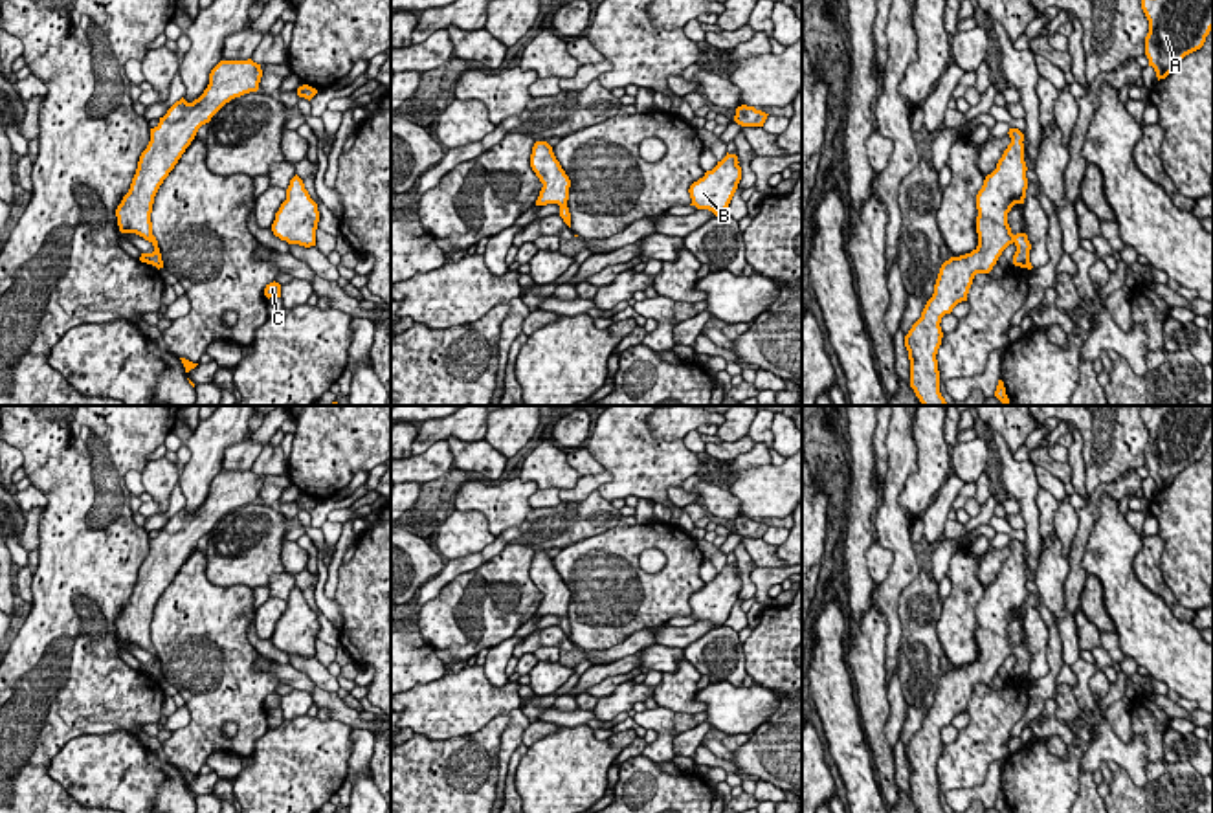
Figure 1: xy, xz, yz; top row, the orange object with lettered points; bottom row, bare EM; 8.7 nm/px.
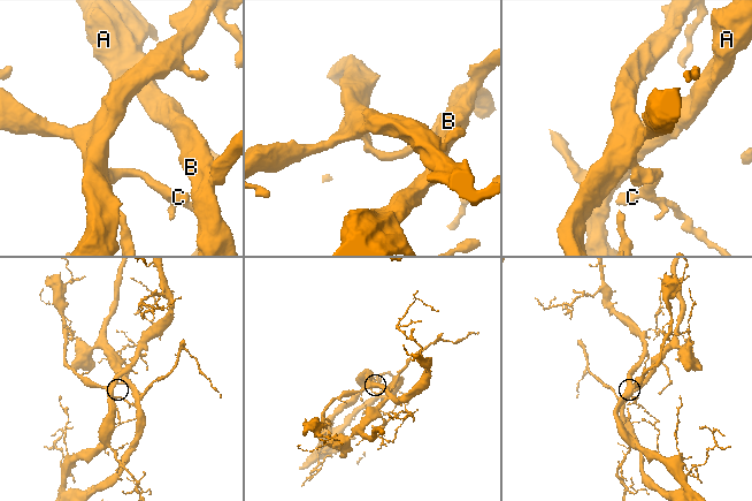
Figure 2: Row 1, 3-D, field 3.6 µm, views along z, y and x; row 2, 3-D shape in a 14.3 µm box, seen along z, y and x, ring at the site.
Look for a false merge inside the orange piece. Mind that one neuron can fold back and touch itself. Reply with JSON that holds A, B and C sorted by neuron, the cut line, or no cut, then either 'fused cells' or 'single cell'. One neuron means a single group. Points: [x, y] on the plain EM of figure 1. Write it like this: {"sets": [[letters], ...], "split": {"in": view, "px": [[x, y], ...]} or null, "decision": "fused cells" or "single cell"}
{"sets": [["A", "B", "C"]], "split": null, "decision": "single cell"}

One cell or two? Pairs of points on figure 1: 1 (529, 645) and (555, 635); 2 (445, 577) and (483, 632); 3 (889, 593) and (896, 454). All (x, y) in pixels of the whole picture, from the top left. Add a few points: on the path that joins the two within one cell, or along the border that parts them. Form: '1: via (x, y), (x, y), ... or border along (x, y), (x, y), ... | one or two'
1: via (534, 641), (549, 635) | one
2: border along (485, 562), (457, 575), (419, 610) | two
3: via (901, 558), (901, 545), (892, 531), (892, 489) | one

